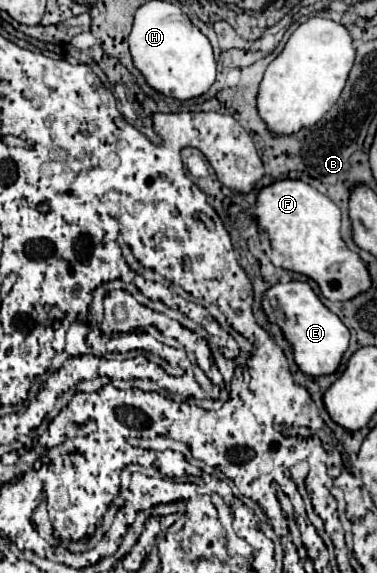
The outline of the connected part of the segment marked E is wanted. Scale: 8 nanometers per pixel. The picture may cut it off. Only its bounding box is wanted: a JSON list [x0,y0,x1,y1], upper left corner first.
[261,281,349,377]

